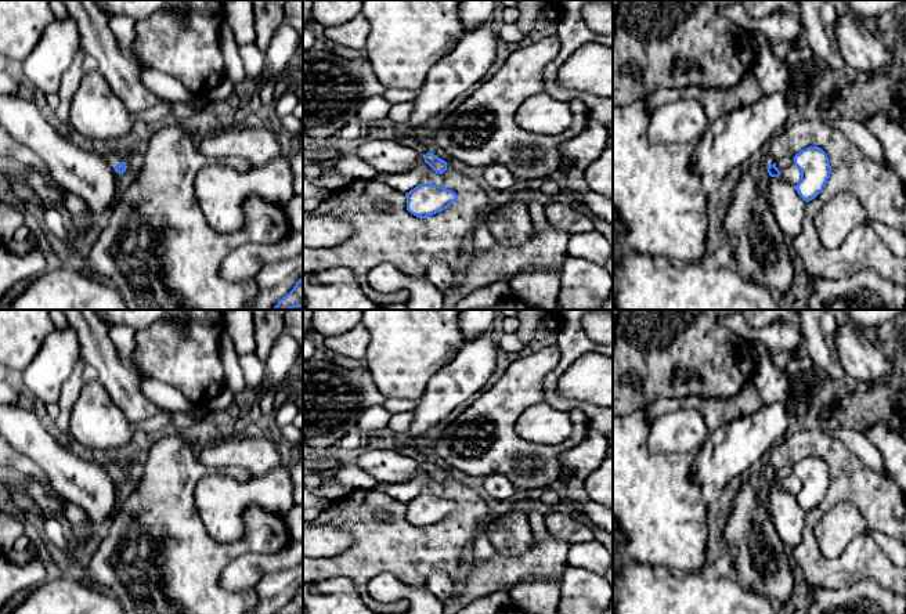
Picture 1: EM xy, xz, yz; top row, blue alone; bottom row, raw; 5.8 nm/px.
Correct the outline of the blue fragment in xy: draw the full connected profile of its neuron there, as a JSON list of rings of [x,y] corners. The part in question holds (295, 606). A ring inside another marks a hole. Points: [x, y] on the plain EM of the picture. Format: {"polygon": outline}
{"polygon": [[[303,586],[296,592],[293,599],[278,611],[278,614],[303,614]]]}

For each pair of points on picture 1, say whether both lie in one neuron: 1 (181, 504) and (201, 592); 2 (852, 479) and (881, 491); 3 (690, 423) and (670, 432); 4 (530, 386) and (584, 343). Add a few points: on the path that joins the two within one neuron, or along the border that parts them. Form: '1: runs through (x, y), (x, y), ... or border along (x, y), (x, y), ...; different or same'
1: runs through (181, 526), (181, 570); same
2: runs through (859, 486), (874, 491); same
3: runs through (685, 429), (675, 432); same
4: border along (556, 343), (560, 360), (545, 378), (542, 397); different

